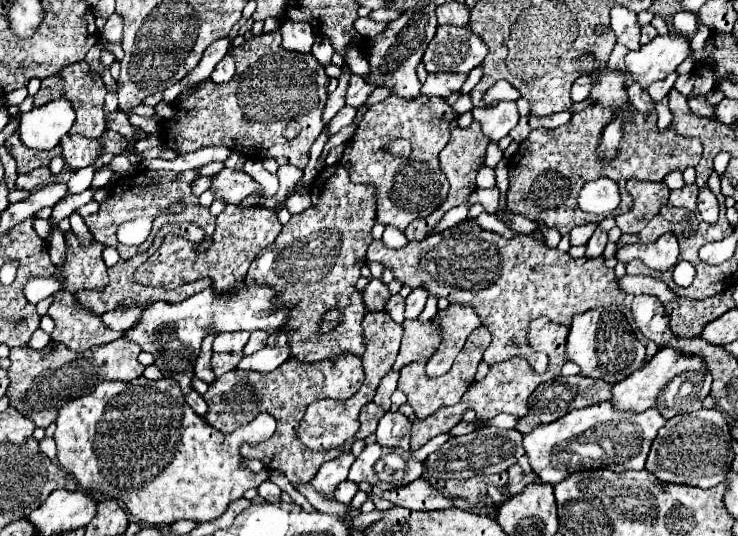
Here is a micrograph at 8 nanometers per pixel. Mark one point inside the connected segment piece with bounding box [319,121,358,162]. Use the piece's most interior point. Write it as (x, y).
(345, 134)

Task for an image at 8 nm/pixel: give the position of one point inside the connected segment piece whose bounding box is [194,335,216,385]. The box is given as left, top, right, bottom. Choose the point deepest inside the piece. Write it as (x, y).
(203, 370)

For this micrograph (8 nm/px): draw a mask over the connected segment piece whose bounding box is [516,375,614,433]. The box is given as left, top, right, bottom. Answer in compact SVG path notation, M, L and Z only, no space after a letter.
M574 375L574 377L556 377L552 381L542 383L540 387L536 387L536 391L530 397L530 411L526 417L522 417L516 425L516 431L520 433L530 433L536 425L546 425L552 423L560 417L564 417L566 413L570 413L572 409L582 409L588 405L594 405L596 401L606 401L612 397L612 385L614 383L606 383L606 381L596 381L584 375Z

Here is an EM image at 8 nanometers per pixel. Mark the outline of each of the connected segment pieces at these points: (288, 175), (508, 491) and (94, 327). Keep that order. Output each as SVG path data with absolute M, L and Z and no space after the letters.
M284 165L284 167L278 167L278 173L276 173L276 175L278 175L278 179L280 179L280 191L274 195L274 199L266 199L266 201L262 203L262 207L274 209L274 205L284 199L286 191L294 189L294 185L296 185L298 179L304 175L304 171L296 169L294 165Z
M514 465L508 469L508 483L504 487L500 487L500 491L504 493L504 499L508 499L508 497L514 497L516 493L520 493L520 489L524 489L524 485L536 483L536 481L538 481L536 473L526 475L526 473L522 473L522 469L518 465Z
M56 293L48 315L54 319L56 329L52 333L52 341L64 343L68 349L76 353L84 353L86 349L102 343L110 343L120 339L124 333L108 329L98 315L90 309L82 307L72 293Z

